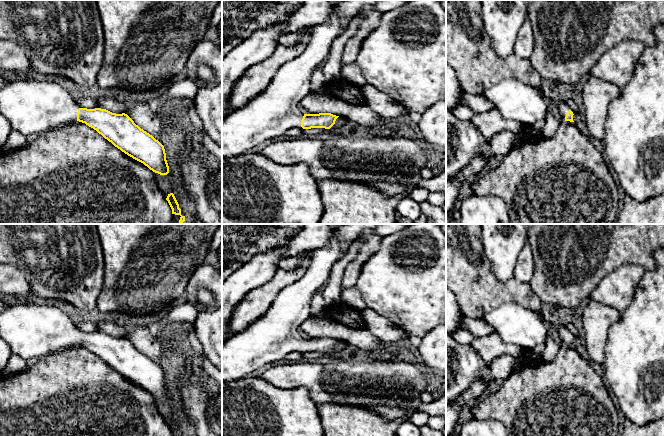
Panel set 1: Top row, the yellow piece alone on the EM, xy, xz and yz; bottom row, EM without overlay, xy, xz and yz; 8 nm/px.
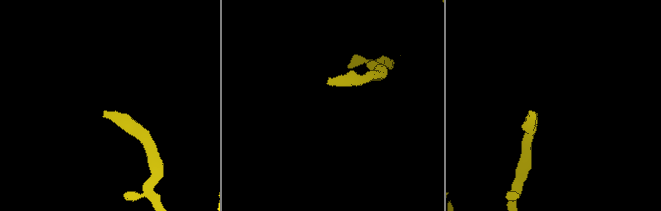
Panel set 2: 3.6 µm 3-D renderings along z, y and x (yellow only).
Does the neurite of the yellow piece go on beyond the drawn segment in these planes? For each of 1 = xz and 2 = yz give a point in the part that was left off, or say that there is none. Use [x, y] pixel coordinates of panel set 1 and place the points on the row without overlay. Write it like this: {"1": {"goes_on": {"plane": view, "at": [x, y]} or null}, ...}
{"1": {"goes_on": {"plane": "xz", "at": [270, 338]}}, "2": {"goes_on": {"plane": "yz", "at": [514, 324]}}}

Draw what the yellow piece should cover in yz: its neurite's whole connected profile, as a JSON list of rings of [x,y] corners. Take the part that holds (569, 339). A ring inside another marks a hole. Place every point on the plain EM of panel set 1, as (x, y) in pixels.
[[[509,302],[495,308],[482,317],[488,323],[501,340],[506,344],[514,344],[521,347],[525,353],[531,351],[536,345],[544,343],[548,334],[553,333],[561,345],[573,345],[573,336],[566,326],[555,323],[553,320],[540,317],[536,312]]]

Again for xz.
[[[332,231],[325,247],[312,250],[310,264],[301,279],[284,287],[263,316],[222,344],[222,382],[245,378],[268,363],[284,359],[291,352],[301,350],[303,353],[330,353],[335,348],[339,340],[331,337],[305,338],[300,327],[311,316],[311,300],[314,294],[328,281],[331,269],[340,257],[341,244],[336,231]]]

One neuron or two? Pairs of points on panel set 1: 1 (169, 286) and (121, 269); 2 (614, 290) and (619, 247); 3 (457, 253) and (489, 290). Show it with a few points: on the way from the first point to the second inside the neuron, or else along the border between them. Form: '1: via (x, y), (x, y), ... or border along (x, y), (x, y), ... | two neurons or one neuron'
1: via (157, 274), (152, 269), (133, 269) | one neuron
2: border along (640, 265), (622, 265), (607, 274), (598, 283) | two neurons
3: via (461, 262), (480, 281) | one neuron

